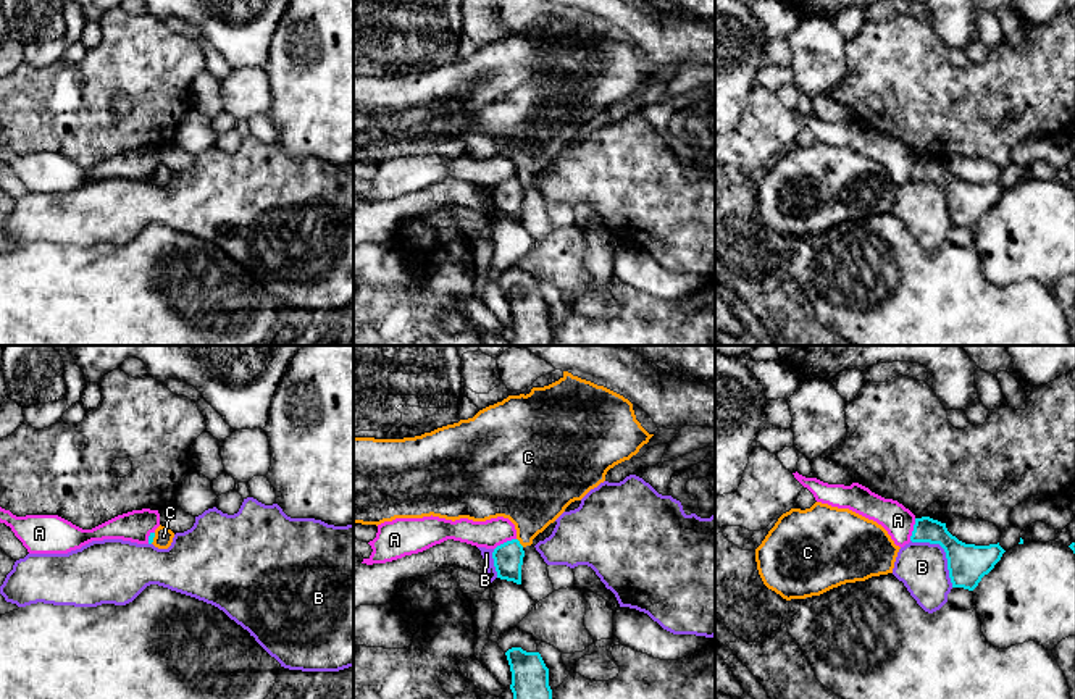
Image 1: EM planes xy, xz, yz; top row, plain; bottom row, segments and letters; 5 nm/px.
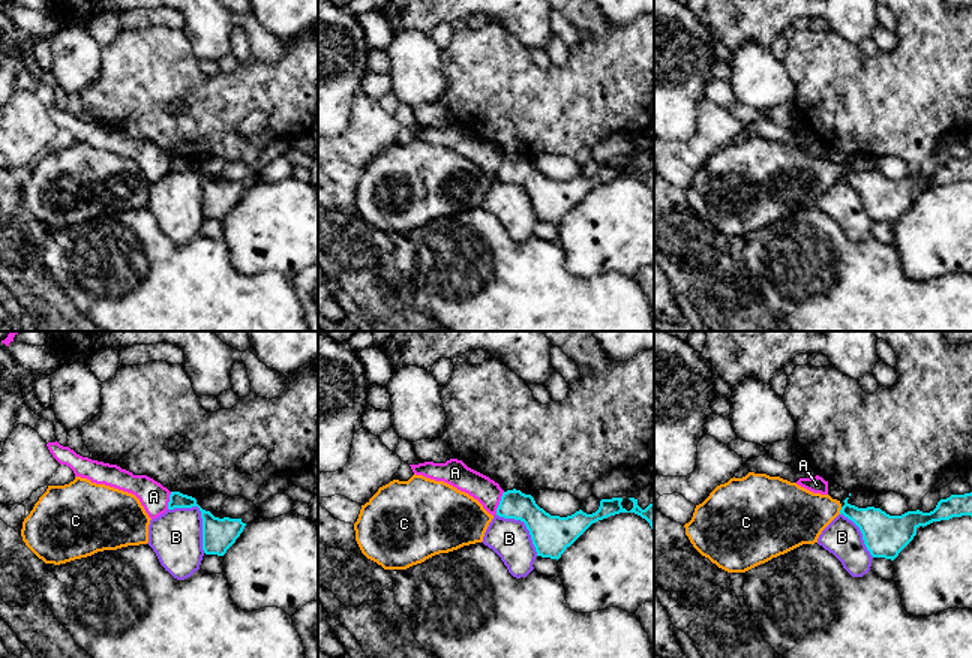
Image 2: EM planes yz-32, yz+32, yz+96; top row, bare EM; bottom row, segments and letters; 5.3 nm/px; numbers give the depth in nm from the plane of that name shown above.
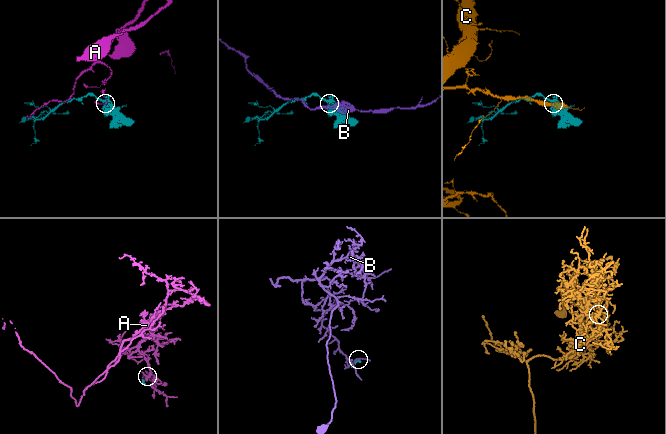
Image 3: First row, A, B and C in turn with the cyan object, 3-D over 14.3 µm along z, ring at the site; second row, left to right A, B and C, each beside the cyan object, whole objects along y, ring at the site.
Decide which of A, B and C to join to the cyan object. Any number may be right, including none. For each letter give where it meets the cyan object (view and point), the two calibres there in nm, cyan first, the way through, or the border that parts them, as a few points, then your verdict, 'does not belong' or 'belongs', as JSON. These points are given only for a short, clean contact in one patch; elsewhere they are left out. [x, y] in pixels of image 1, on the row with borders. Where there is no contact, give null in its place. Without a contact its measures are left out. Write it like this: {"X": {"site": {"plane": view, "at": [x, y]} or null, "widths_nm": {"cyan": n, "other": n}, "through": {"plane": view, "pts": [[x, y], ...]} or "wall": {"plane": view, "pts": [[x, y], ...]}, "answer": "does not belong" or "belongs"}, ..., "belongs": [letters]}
{"A": {"site": {"plane": "xz", "at": [504, 543]}, "widths_nm": {"cyan": 140, "other": 140}, "wall": {"plane": "xz", "pts": [[515, 538], [501, 543], [494, 549]]}, "answer": "does not belong"}, "B": {"site": {"plane": "yz", "at": [945, 551]}, "widths_nm": {"cyan": 200, "other": 240}, "wall": {"plane": "yz", "pts": [[911, 539], [935, 543], [943, 549], [953, 586]]}, "answer": "does not belong"}, "C": {"site": {"plane": "xz", "at": [518, 543]}, "widths_nm": {"cyan": 140, "other": 340}, "wall": {"plane": "xz", "pts": [[517, 538], [523, 546]]}, "answer": "does not belong"}, "belongs": []}

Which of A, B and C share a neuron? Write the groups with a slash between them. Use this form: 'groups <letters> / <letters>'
groups A / B / C

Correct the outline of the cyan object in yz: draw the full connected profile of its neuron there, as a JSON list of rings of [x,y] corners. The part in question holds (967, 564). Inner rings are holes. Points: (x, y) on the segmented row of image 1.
[[[930,517],[915,518],[912,542],[939,544],[947,559],[952,588],[973,591],[1006,552],[999,542],[989,546],[965,544],[952,536],[946,523]]]

